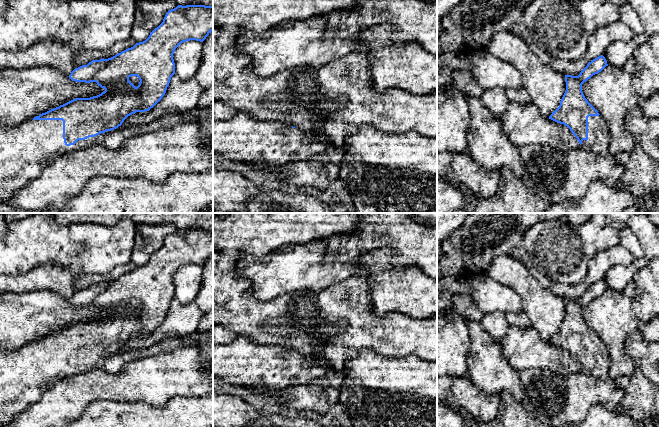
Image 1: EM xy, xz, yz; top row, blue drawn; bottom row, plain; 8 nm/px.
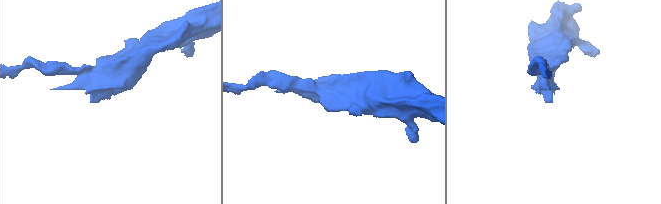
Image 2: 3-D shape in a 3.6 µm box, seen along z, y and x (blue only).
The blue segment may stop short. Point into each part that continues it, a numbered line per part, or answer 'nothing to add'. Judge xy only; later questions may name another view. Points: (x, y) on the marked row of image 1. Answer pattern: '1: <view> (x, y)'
1: xy (25, 149)

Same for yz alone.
1: yz (598, 135)

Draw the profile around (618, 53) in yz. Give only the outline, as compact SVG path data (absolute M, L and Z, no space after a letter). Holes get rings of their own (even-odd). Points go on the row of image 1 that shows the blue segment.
M644 34L634 35L628 41L616 41L610 44L603 56L605 57L608 66L623 68L625 63L635 56L635 51L646 41L647 37Z

